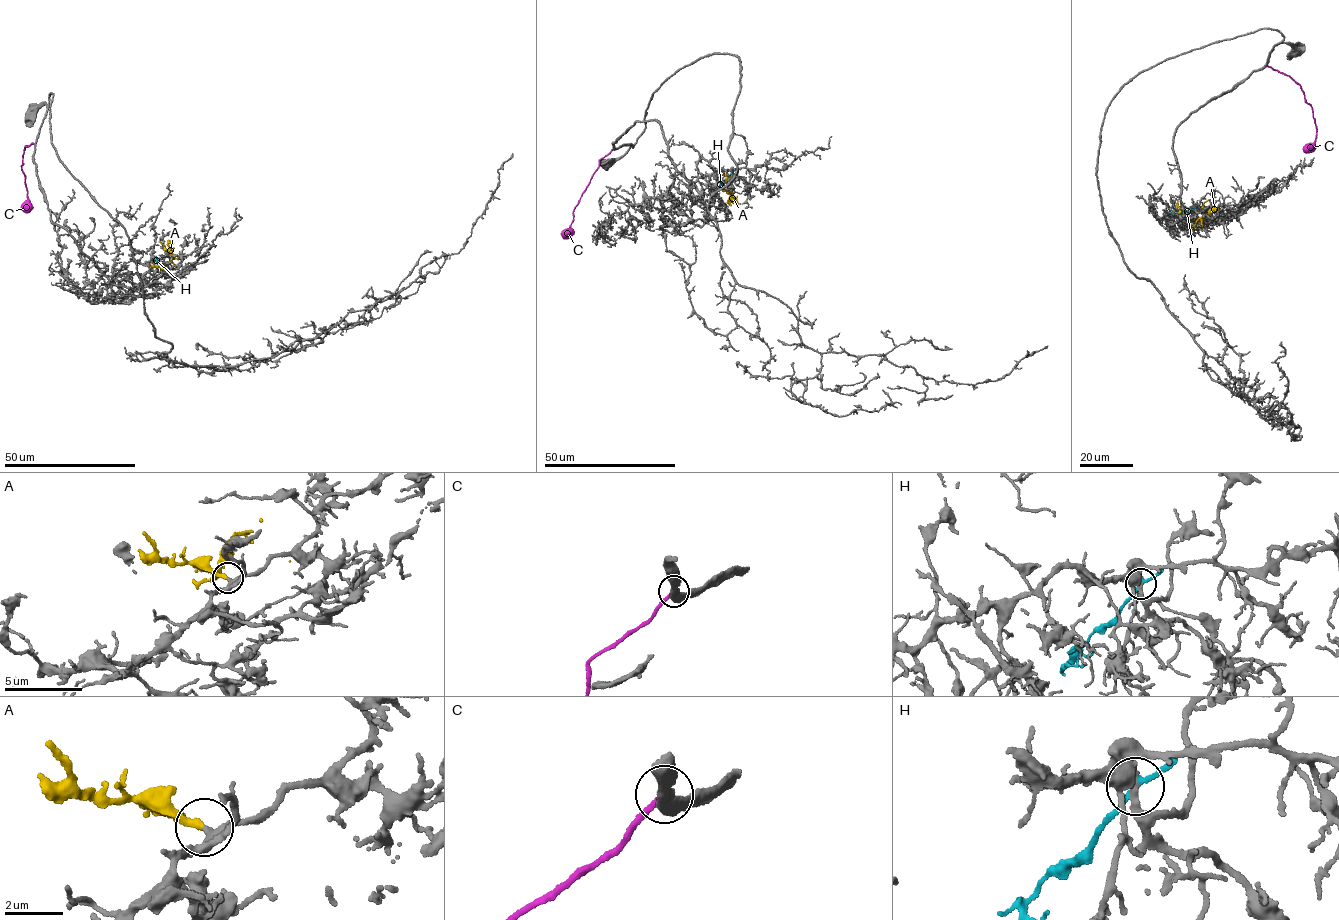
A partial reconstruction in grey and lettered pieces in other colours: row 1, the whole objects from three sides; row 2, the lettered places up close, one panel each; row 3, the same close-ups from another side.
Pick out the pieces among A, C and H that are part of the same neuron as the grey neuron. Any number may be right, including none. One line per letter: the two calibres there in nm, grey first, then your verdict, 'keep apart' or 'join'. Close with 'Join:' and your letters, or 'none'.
A: 190/280 nm | join
C: 440/200 nm | keep apart
H: 240/150 nm | keep apart
Join: A

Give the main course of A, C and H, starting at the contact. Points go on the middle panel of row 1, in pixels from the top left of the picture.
A: (732, 178), (727, 178), (727, 190), (732, 198), (730, 196), (728, 200), (730, 205)
C: (614, 148), (599, 160), (598, 167), (573, 210), (568, 234), (568, 230), (565, 233)
H: (733, 171), (719, 188)

